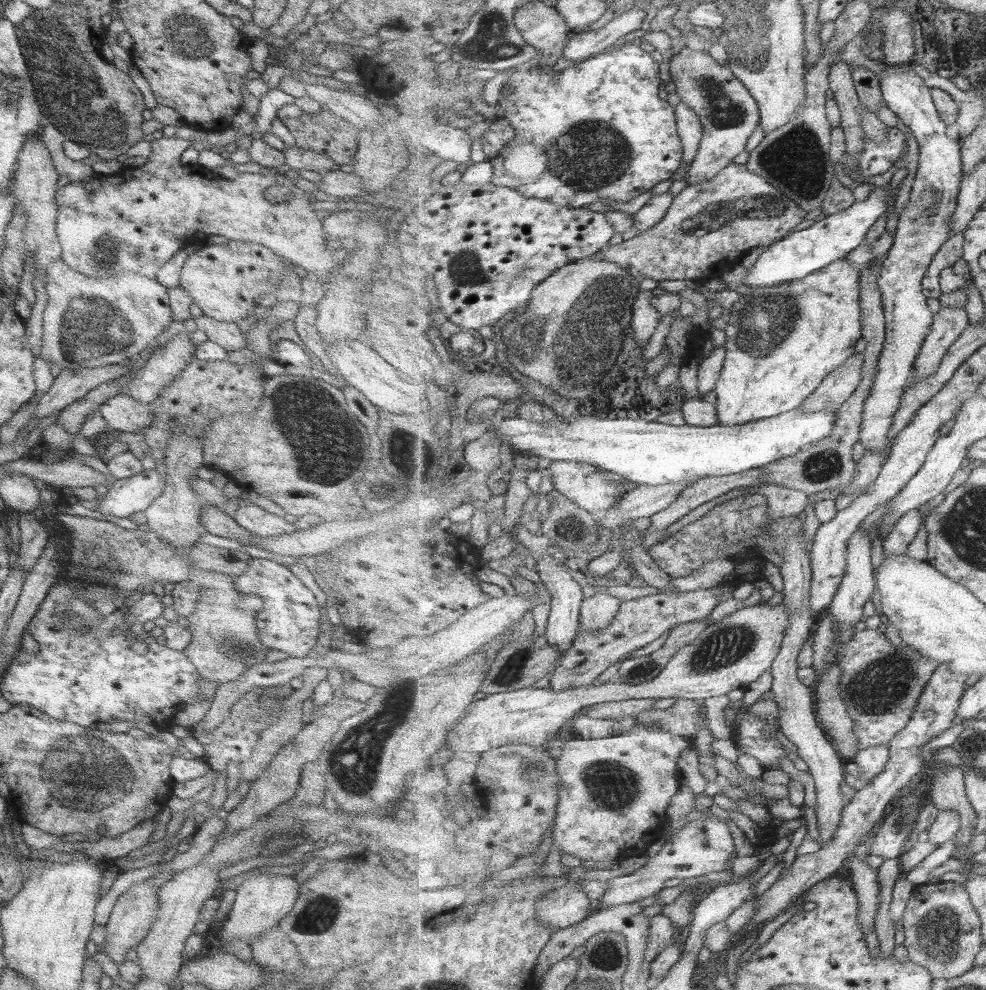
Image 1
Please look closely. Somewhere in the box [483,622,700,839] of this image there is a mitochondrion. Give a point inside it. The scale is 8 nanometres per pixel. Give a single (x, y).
(614, 787)

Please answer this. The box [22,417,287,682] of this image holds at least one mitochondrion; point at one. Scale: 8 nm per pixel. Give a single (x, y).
(72, 618)

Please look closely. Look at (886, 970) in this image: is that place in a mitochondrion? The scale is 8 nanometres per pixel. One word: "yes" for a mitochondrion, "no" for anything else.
no

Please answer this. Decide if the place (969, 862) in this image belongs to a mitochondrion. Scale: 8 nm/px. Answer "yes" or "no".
no

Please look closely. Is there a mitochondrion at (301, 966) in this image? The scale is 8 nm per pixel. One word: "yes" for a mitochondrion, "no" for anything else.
no

